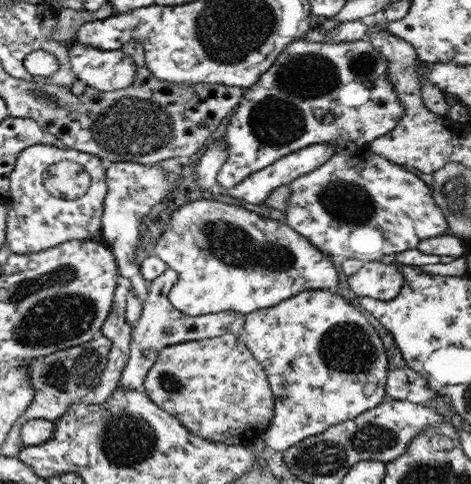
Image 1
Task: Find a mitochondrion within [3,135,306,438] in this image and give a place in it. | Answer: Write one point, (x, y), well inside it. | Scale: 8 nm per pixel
(56, 309)

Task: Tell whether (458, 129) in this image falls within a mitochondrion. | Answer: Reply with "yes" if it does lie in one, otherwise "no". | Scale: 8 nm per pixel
no

